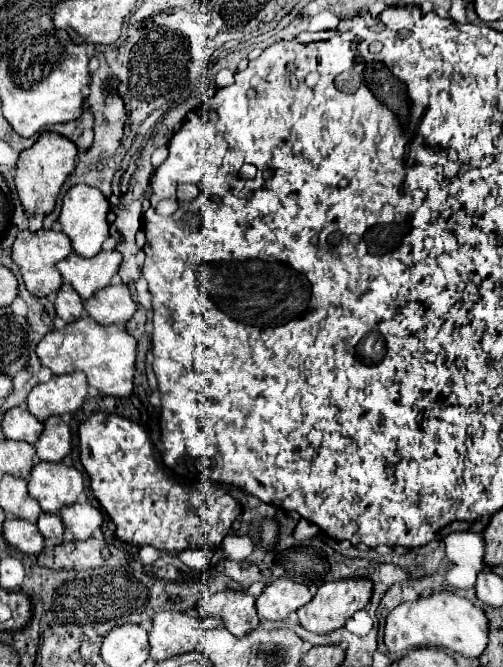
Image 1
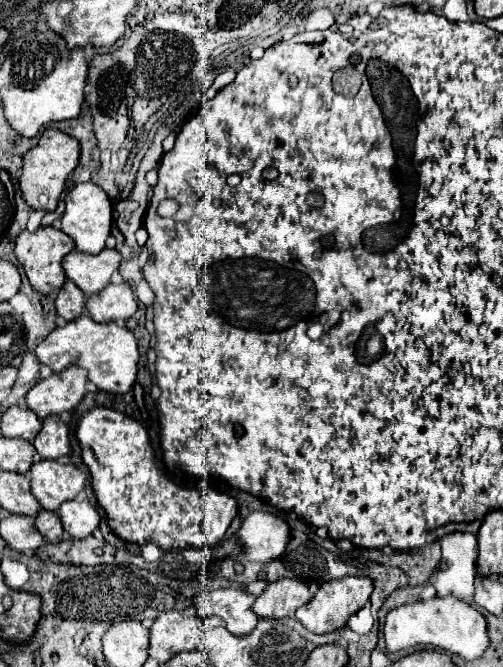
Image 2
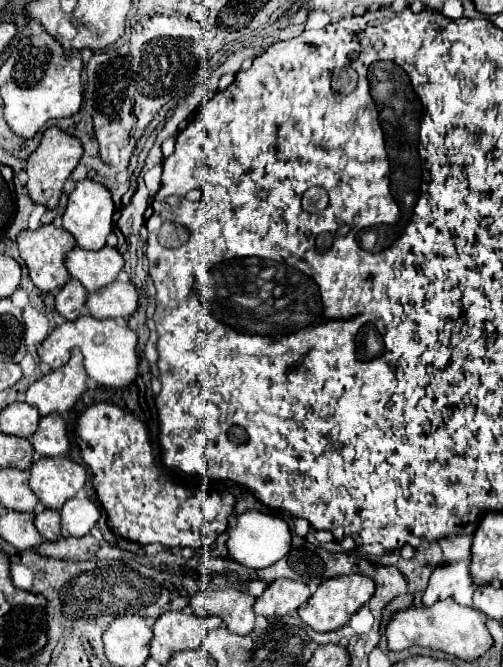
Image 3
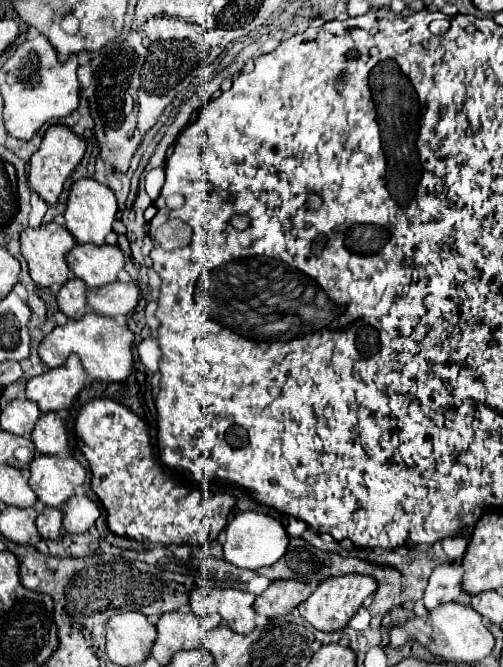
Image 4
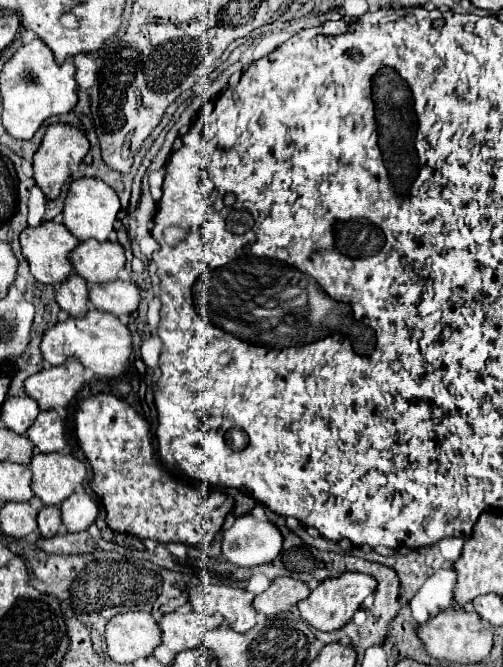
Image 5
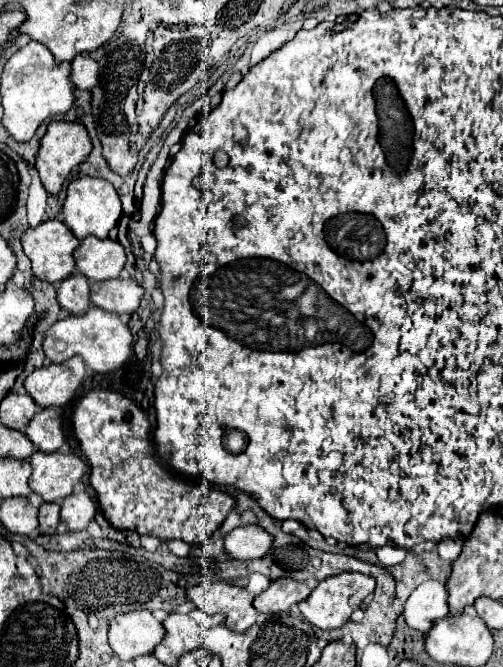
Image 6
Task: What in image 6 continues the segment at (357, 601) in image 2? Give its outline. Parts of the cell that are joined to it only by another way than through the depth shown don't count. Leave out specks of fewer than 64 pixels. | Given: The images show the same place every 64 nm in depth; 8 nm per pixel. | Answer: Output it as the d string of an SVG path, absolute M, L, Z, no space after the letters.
M342 572L338 576L330 576L326 580L322 580L314 590L312 594L298 604L302 616L316 628L320 630L334 630L334 628L340 628L344 626L352 612L356 608L360 608L360 604L364 602L366 596L370 596L376 588L376 580L372 576L366 576L366 574L358 574L358 572Z

